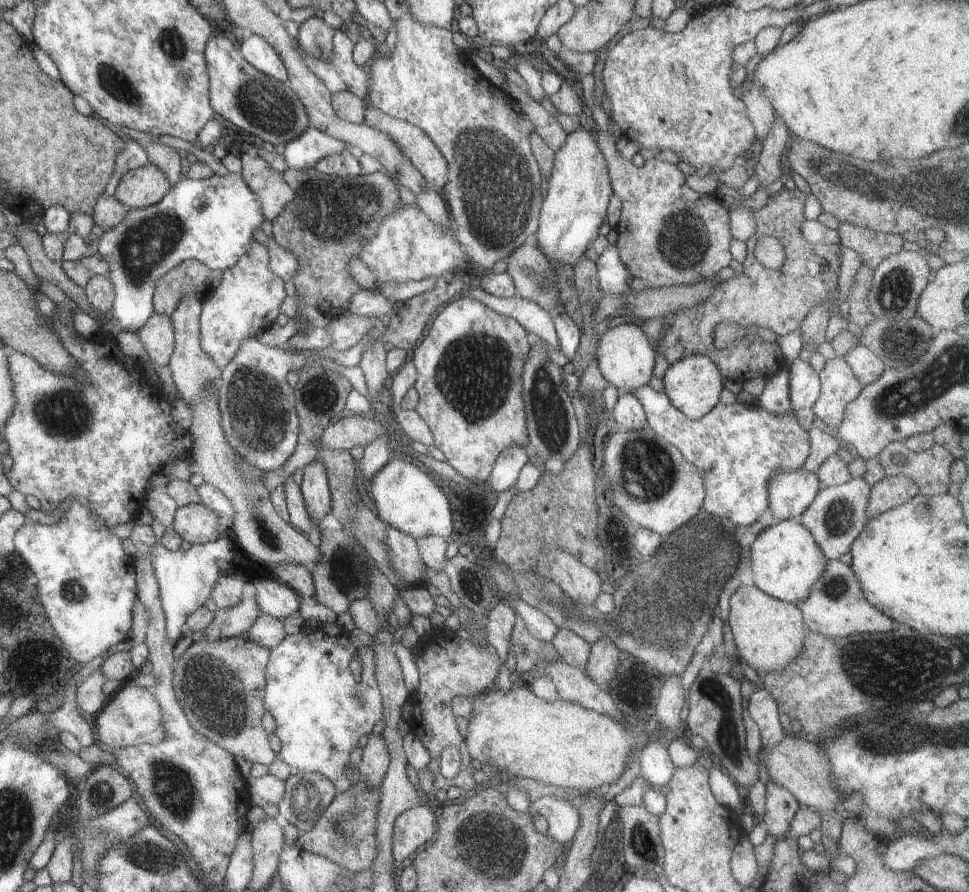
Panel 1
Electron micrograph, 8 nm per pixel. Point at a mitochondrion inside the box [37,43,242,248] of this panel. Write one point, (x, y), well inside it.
(113, 81)

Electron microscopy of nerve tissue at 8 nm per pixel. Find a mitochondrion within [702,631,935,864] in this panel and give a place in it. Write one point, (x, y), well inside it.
(870, 732)

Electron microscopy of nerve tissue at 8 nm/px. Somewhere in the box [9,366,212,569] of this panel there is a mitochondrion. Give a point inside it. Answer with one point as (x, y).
(65, 413)

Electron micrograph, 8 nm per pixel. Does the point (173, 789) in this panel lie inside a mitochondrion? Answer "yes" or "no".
yes

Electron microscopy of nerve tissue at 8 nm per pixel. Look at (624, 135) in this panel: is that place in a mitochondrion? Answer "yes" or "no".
no

